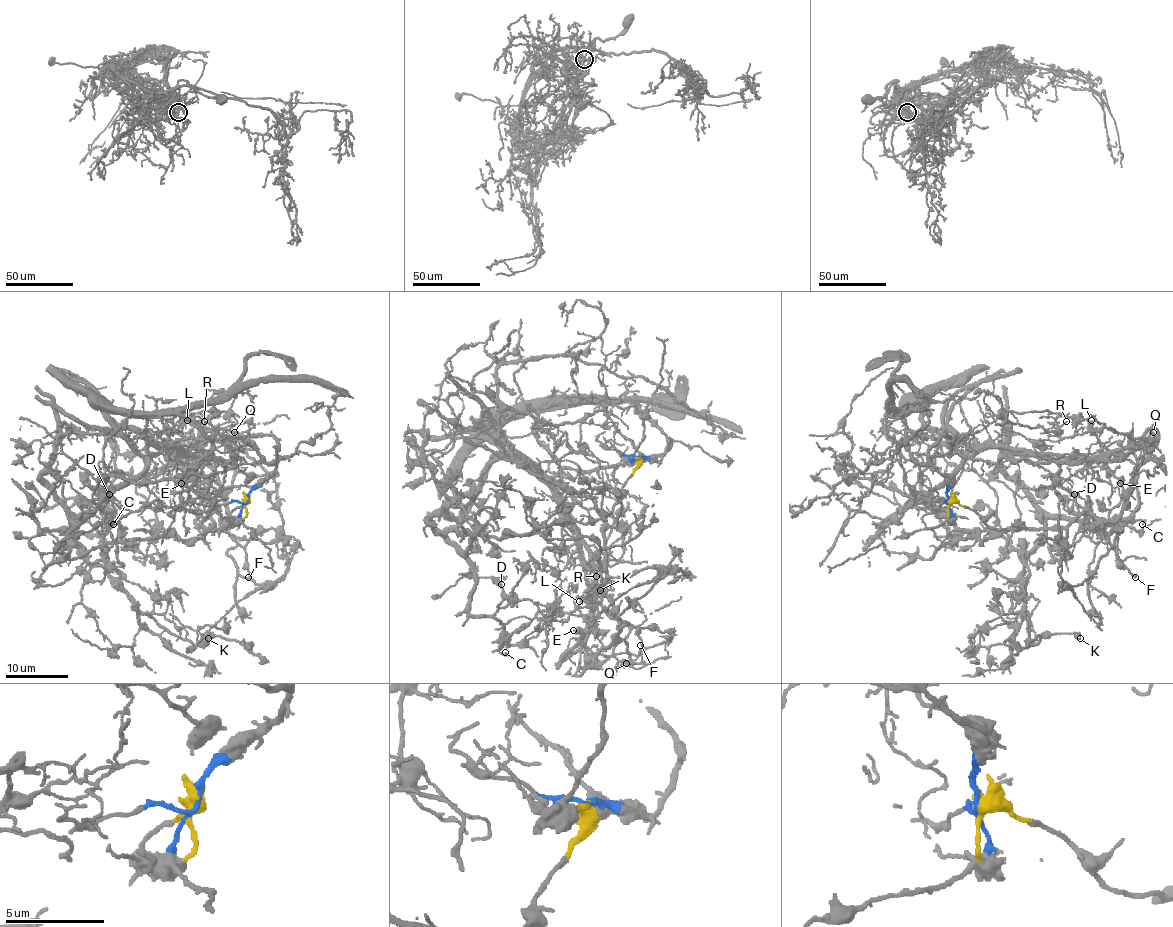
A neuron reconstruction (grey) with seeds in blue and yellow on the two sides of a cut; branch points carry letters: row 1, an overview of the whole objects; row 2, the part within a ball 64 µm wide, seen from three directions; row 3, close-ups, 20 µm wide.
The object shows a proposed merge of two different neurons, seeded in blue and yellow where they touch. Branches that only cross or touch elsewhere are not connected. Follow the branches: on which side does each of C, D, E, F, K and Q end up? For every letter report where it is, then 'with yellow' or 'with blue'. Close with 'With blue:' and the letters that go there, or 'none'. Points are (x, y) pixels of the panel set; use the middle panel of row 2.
C: place (505, 652); with blue
D: place (501, 584); with blue
E: place (573, 630); with yellow
F: place (640, 645); with yellow
K: place (600, 590); with blue
Q: place (626, 663); with yellow
With blue: C, D, K

